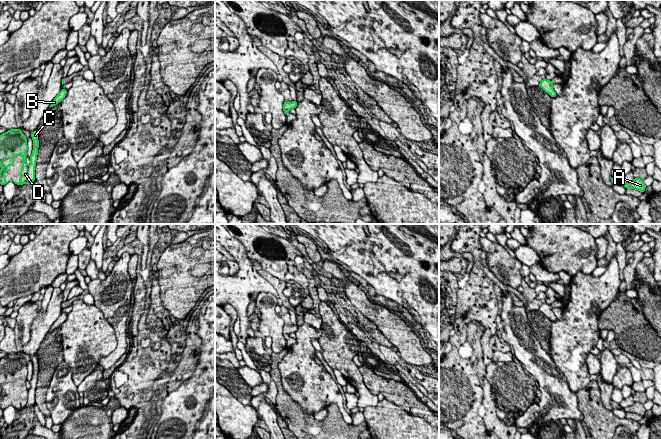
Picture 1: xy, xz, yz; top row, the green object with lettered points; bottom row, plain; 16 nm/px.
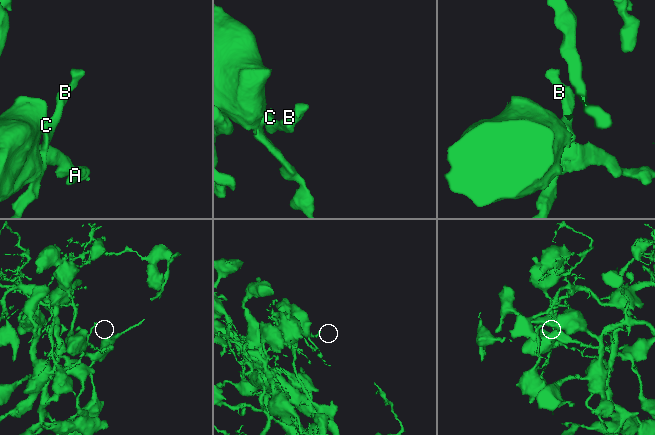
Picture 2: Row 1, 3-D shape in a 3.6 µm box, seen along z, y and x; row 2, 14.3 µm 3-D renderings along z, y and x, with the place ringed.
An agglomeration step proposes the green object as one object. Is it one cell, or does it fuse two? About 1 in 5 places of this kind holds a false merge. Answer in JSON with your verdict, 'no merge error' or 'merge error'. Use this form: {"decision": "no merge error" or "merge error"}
{"decision": "no merge error"}

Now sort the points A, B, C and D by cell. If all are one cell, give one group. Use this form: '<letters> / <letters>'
A B C D

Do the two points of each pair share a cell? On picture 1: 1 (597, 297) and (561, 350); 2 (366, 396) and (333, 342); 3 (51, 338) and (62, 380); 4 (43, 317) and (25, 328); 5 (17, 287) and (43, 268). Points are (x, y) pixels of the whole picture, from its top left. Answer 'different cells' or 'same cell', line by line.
1: same cell
2: same cell
3: different cells
4: different cells
5: same cell

